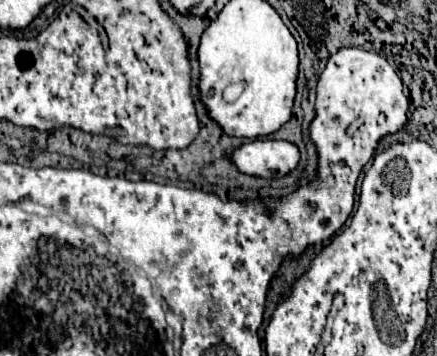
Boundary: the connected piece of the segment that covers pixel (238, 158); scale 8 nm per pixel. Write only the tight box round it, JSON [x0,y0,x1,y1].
[233,140,299,178]

